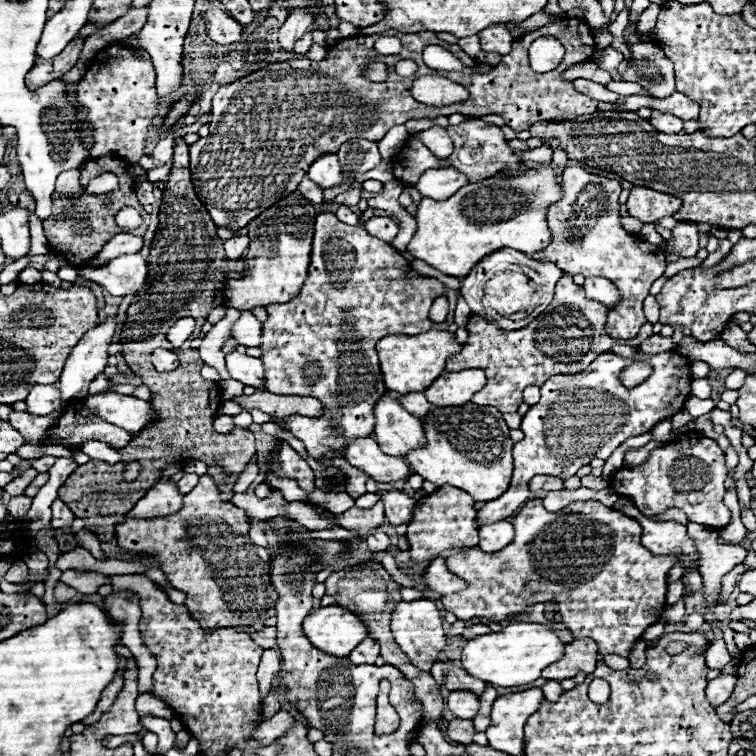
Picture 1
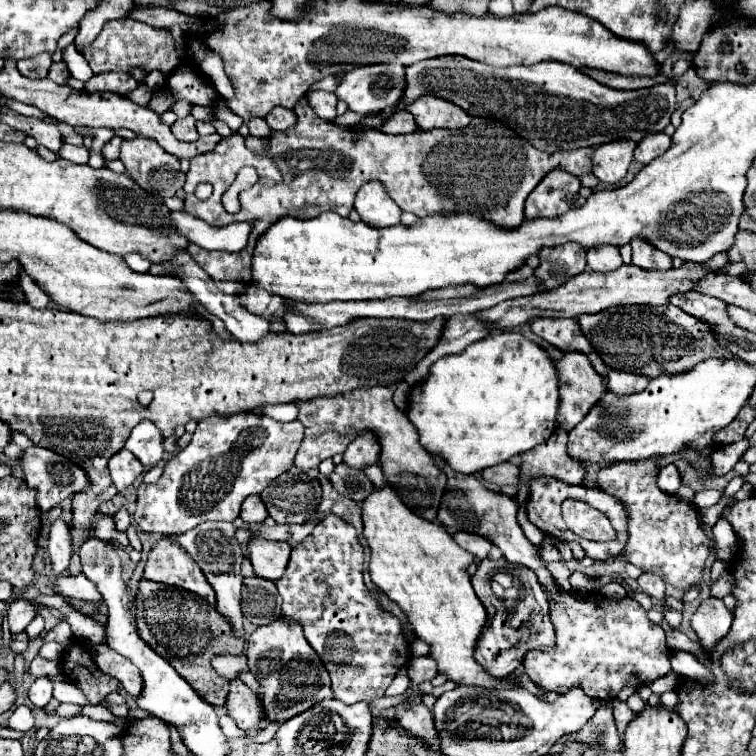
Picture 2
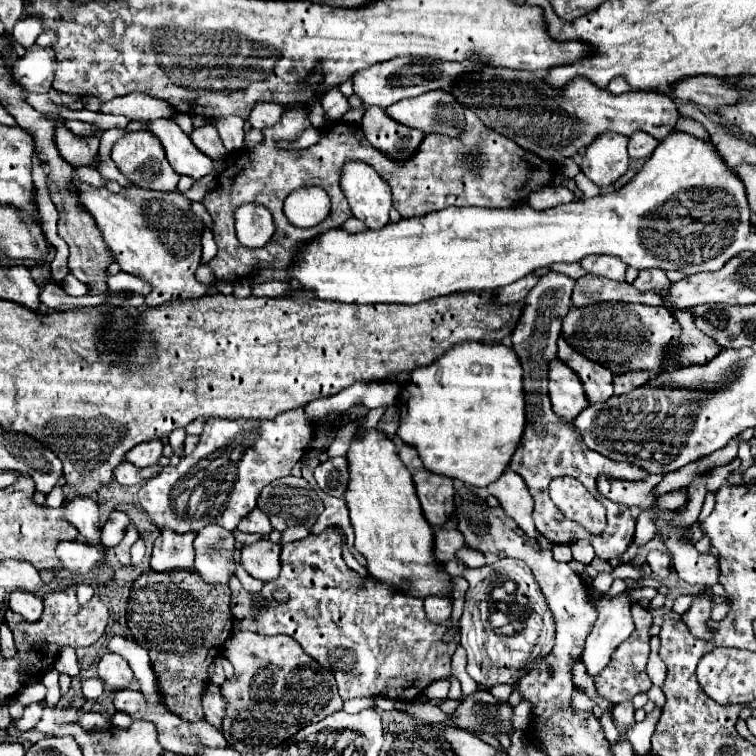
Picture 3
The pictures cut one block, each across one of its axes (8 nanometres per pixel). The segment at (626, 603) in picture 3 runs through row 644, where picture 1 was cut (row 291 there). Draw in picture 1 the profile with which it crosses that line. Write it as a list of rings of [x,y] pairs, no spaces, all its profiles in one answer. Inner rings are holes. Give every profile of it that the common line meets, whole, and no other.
[[[602,276],[586,278],[582,288],[586,290],[588,298],[592,298],[596,302],[602,302],[608,308],[612,308],[618,302],[618,298],[620,298],[620,292],[616,290],[616,286],[608,278],[602,278]]]

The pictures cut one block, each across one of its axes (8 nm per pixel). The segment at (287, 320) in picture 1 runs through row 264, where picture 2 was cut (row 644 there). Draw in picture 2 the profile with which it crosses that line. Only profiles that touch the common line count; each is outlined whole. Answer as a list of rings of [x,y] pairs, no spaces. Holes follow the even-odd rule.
[[[326,516],[314,532],[292,548],[290,562],[276,588],[282,596],[282,620],[298,622],[332,678],[332,692],[344,704],[384,696],[392,678],[410,662],[410,646],[400,620],[384,610],[362,578],[364,552],[356,530],[340,516]]]

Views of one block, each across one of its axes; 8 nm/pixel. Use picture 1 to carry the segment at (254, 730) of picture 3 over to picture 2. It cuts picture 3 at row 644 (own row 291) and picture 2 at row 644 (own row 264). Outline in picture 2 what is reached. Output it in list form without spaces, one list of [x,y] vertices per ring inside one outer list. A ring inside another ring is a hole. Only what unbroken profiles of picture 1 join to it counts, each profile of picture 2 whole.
[[[276,620],[268,626],[260,626],[248,640],[246,658],[250,672],[260,684],[260,690],[256,694],[262,702],[266,720],[284,722],[292,716],[302,714],[304,710],[310,710],[326,698],[334,698],[330,690],[328,670],[304,638],[304,632],[296,622]]]

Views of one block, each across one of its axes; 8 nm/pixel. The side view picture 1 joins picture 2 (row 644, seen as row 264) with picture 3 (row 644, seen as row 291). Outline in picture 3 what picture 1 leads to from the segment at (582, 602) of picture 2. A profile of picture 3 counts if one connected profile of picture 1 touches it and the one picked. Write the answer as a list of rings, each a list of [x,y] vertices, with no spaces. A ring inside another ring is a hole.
[[[638,602],[632,604],[632,618],[634,618],[634,632],[630,634],[630,638],[626,642],[622,642],[614,653],[611,660],[606,666],[606,670],[601,672],[594,679],[596,692],[598,696],[610,700],[612,704],[620,704],[620,702],[630,702],[636,694],[640,692],[648,692],[652,688],[652,682],[646,674],[646,662],[650,656],[650,626],[652,626],[652,614],[642,608]]]

